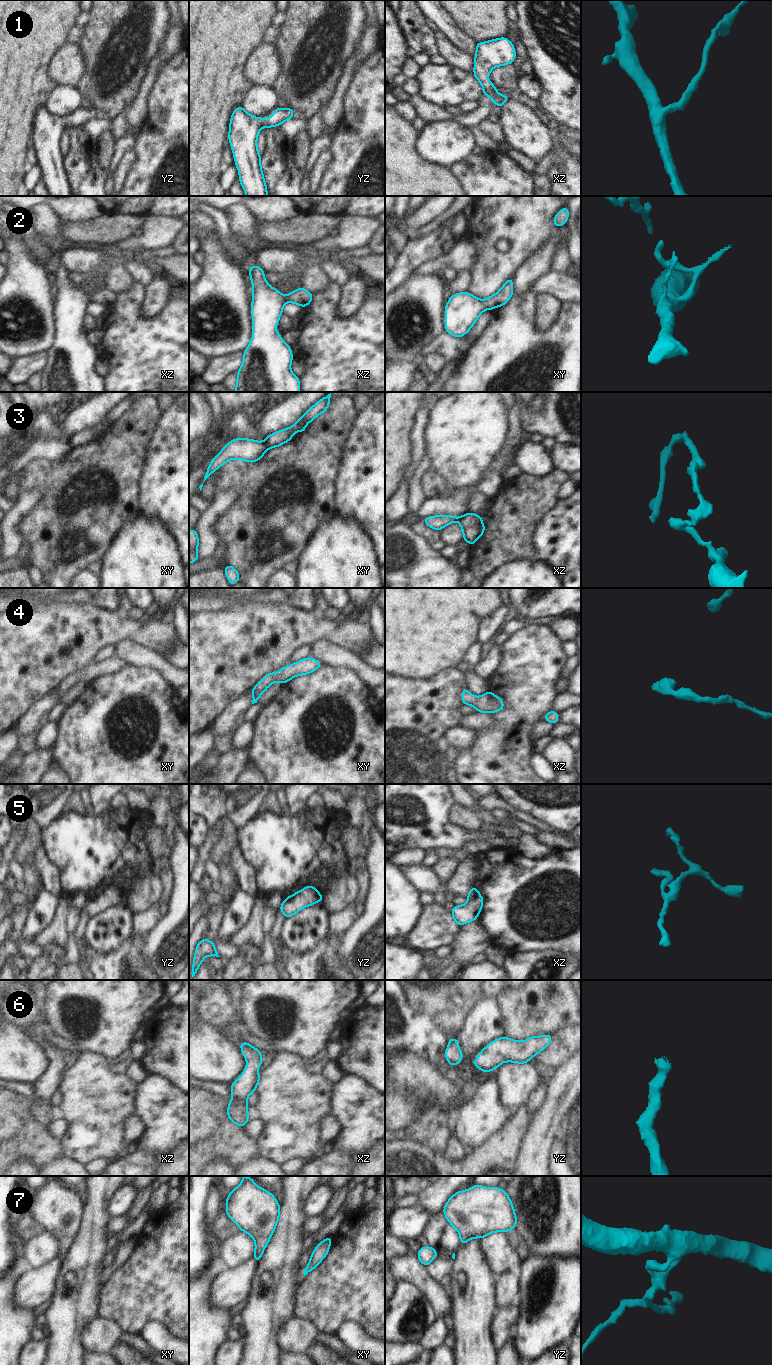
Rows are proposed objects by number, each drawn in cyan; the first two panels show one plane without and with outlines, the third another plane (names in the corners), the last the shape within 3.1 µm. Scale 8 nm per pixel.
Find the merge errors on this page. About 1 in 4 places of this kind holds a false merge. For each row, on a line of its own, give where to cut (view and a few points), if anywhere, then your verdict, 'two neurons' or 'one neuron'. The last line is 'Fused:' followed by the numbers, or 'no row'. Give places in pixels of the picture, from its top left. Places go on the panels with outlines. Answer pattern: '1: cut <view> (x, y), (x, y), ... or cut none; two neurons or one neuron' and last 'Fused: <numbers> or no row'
1: cut none; one neuron
2: cut none; one neuron
3: cut xy (263, 442), (268, 448); two neurons
4: cut none; one neuron
5: cut none; one neuron
6: cut none; one neuron
7: cut none; one neuron
Fused: 3

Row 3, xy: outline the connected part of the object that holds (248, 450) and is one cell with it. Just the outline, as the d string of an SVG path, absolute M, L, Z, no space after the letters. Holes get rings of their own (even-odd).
M246 438L232 439L212 459L204 476L204 481L224 463L232 459L241 459L244 462L257 462L262 458L267 450L268 448L264 442Z

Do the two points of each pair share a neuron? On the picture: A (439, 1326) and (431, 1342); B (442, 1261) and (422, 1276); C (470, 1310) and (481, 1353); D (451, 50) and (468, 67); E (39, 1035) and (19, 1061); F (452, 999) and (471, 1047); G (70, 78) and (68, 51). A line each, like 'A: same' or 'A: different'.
A: same
B: different
C: same
D: same
E: different
F: different
G: same

